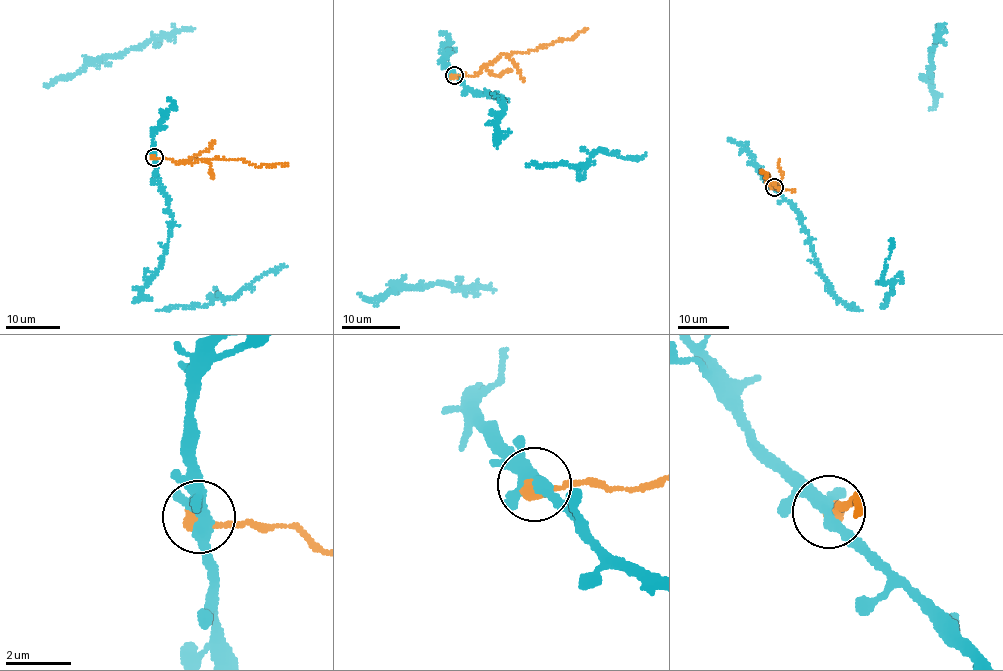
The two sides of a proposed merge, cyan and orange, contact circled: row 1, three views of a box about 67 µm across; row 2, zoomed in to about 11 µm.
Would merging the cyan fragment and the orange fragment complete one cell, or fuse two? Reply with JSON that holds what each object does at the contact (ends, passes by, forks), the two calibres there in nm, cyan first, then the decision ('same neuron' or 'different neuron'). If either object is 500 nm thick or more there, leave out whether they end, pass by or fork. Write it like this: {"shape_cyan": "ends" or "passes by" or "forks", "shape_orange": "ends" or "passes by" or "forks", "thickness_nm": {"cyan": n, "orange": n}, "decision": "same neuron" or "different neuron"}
{"shape_cyan": "passes by", "shape_orange": "ends", "thickness_nm": {"cyan": 440, "orange": 440}, "decision": "different neuron"}

